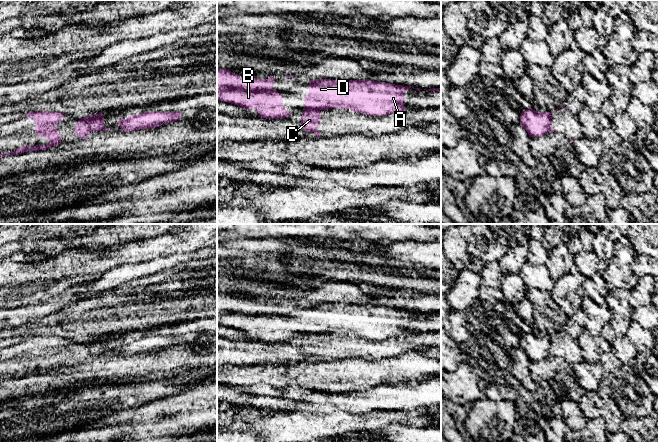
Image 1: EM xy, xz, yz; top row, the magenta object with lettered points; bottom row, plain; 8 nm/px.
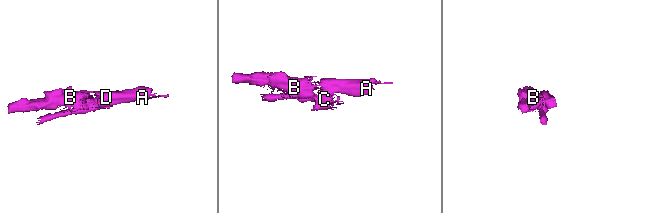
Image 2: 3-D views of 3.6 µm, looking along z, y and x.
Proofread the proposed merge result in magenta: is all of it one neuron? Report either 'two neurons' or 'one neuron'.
two neurons

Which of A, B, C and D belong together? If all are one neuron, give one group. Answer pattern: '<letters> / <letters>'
A B D / C

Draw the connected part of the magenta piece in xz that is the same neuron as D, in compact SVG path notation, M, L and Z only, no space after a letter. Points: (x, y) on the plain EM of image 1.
M311 304L309 317L304 319L304 333L342 332L384 340L405 335L404 316L410 312L371 304Z

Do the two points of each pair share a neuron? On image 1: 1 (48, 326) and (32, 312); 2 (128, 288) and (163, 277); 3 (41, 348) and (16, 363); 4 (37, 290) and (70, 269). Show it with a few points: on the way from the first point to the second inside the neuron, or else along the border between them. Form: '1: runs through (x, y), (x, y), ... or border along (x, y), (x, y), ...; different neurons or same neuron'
1: border along (62, 310), (18, 327); different neurons
2: runs through (137, 286), (154, 282); same neuron
3: runs through (35, 352), (22, 357); same neuron
4: runs through (45, 282), (50, 277), (62, 273); same neuron

